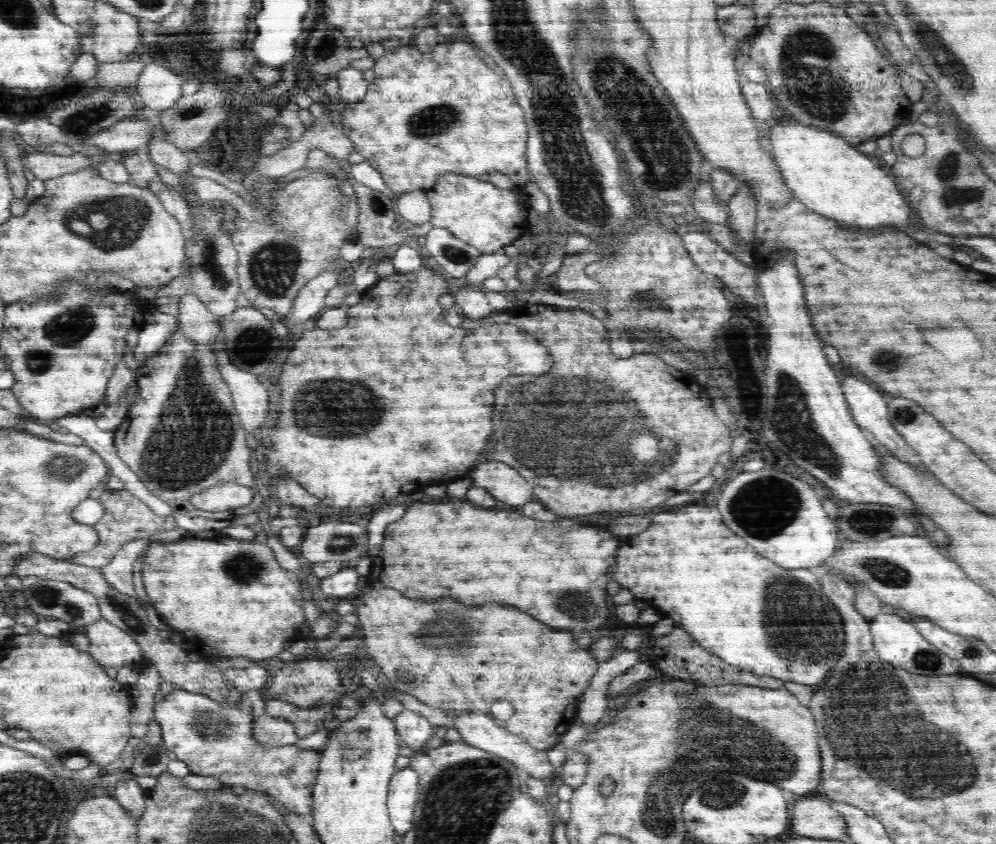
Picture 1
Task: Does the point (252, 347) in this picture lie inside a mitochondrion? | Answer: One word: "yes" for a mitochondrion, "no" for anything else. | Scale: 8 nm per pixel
yes

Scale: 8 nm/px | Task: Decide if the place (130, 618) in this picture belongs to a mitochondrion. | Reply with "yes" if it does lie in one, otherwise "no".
yes

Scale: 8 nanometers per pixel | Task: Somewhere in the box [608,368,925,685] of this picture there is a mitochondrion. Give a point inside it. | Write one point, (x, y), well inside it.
(804, 612)

